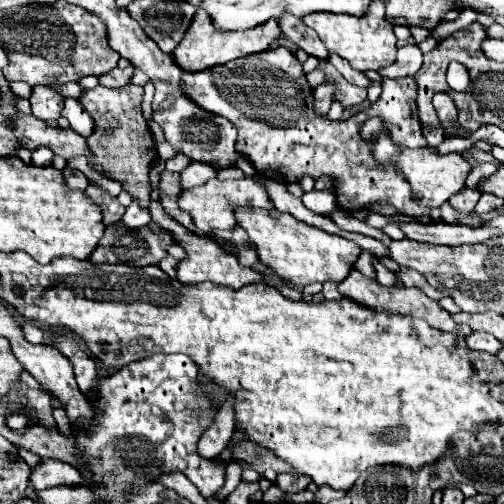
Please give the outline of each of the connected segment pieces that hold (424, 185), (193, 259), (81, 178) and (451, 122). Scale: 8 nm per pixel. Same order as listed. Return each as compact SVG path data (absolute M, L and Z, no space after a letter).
M368 118L366 124L362 126L360 134L364 138L372 140L374 158L378 162L394 162L394 164L398 164L398 168L404 172L404 176L406 176L412 192L418 194L418 196L414 196L414 200L418 204L424 204L428 208L438 208L444 202L448 202L448 198L452 194L456 194L456 192L460 192L460 190L466 188L466 178L468 178L472 166L460 154L444 154L444 156L440 156L430 146L418 148L418 150L400 148L400 146L392 144L392 140L390 140L390 136L388 136L388 132L386 132L386 128L384 128L384 124L382 124L380 118Z
M158 202L158 206L148 206L148 210L150 210L150 214L152 214L152 220L154 220L156 224L160 224L162 228L170 230L170 232L174 234L174 238L180 242L180 246L182 246L182 248L186 250L186 254L188 254L188 258L178 264L178 280L180 280L180 282L184 282L184 284L196 284L196 282L210 280L210 282L214 282L214 284L222 284L222 286L228 286L228 288L234 288L234 290L238 290L240 286L248 286L248 284L252 284L252 282L258 282L258 274L256 274L252 268L240 266L238 260L236 260L236 256L232 256L232 252L224 252L214 240L200 238L200 236L192 234L190 230L186 230L184 226L176 224L176 220L172 220L172 218L164 212L164 208L162 208L160 202Z
M70 166L64 168L64 174L66 174L66 180L72 188L78 188L78 190L86 190L86 186L90 184L90 180L80 172L80 170L74 170Z
M439 92L432 99L433 106L436 110L438 118L447 132L458 130L458 133L463 132L457 123L458 110L448 94Z

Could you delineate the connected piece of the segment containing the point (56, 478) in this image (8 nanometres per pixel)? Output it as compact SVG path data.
M52 458L42 460L42 464L34 468L30 476L30 484L36 490L46 490L52 486L80 486L82 482L82 474L74 466Z

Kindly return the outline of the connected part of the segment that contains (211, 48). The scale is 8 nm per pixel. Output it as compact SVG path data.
M198 10L184 40L178 44L178 48L174 50L174 60L176 64L186 70L186 72L200 72L206 68L212 68L216 64L224 64L248 54L256 54L256 52L264 52L268 50L278 38L282 36L282 30L278 26L278 20L272 18L256 28L250 30L242 30L242 32L220 32L216 28L212 28L212 20L208 18L208 12Z

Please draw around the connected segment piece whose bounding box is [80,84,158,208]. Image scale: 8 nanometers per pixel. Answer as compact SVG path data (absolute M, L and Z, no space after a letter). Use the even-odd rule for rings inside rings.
M128 84L126 88L120 90L96 86L94 90L88 90L80 98L80 102L96 122L96 130L88 138L88 146L94 152L92 162L100 162L114 180L124 182L124 190L130 192L130 196L136 202L140 202L142 208L146 208L150 204L150 192L152 192L148 170L150 164L158 158L158 152L148 122L142 118L140 110L142 94L144 88L136 84Z

